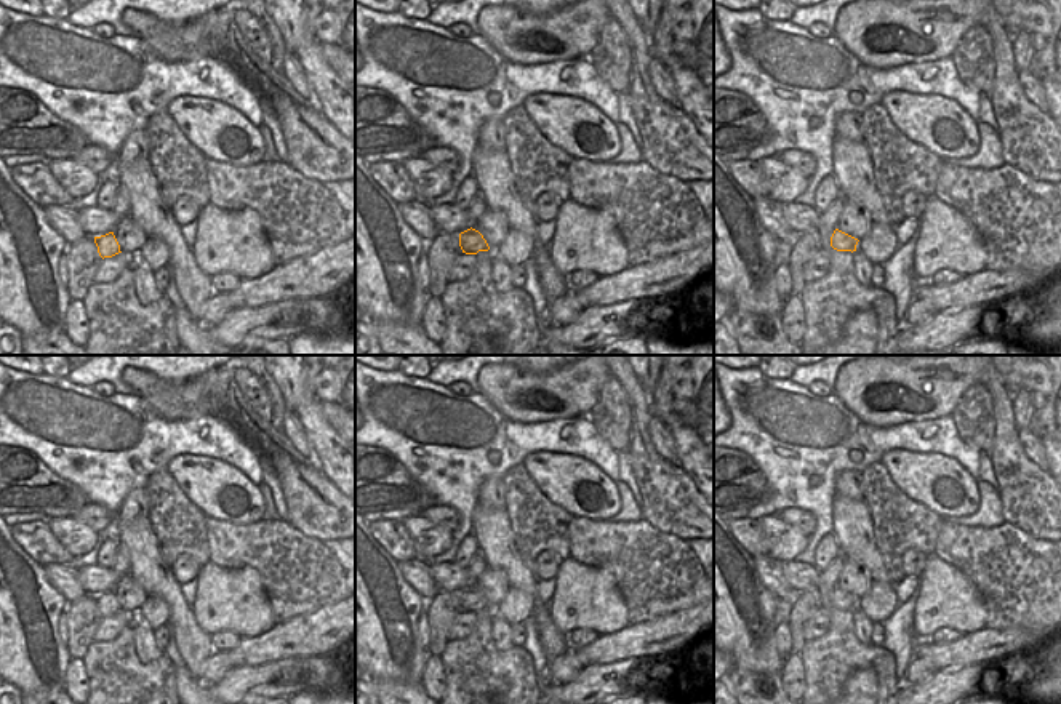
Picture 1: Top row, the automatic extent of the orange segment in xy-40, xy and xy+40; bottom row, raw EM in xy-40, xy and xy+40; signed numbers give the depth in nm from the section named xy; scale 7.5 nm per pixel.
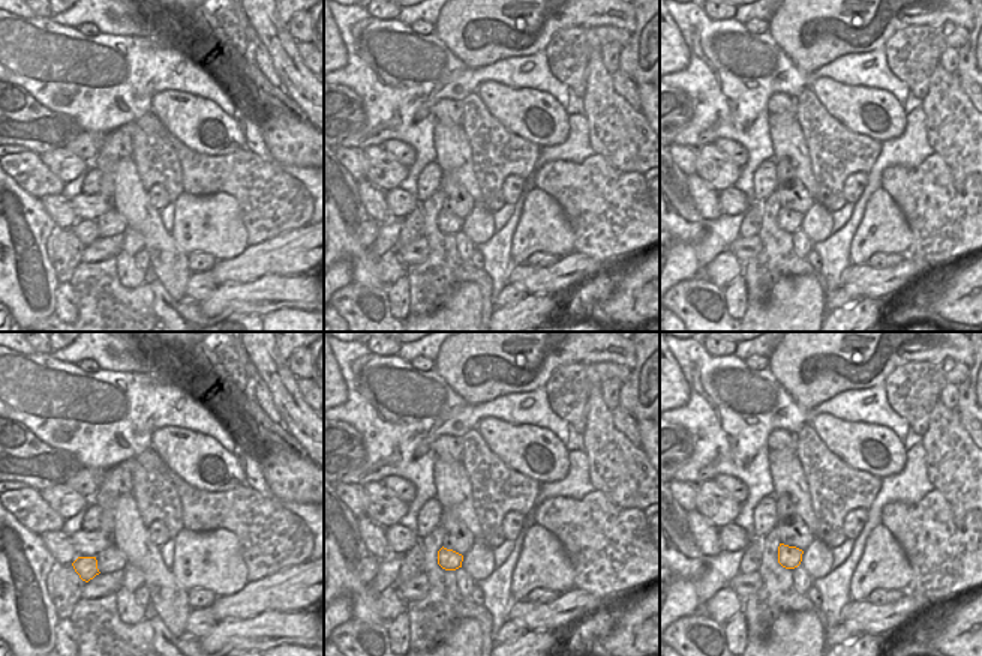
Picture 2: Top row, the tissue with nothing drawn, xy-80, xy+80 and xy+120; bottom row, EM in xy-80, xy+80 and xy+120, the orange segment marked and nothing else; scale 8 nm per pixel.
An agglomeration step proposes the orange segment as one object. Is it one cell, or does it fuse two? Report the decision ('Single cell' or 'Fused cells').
Single cell.

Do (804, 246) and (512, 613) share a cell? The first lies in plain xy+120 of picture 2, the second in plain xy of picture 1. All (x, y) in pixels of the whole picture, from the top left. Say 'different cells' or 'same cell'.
different cells

